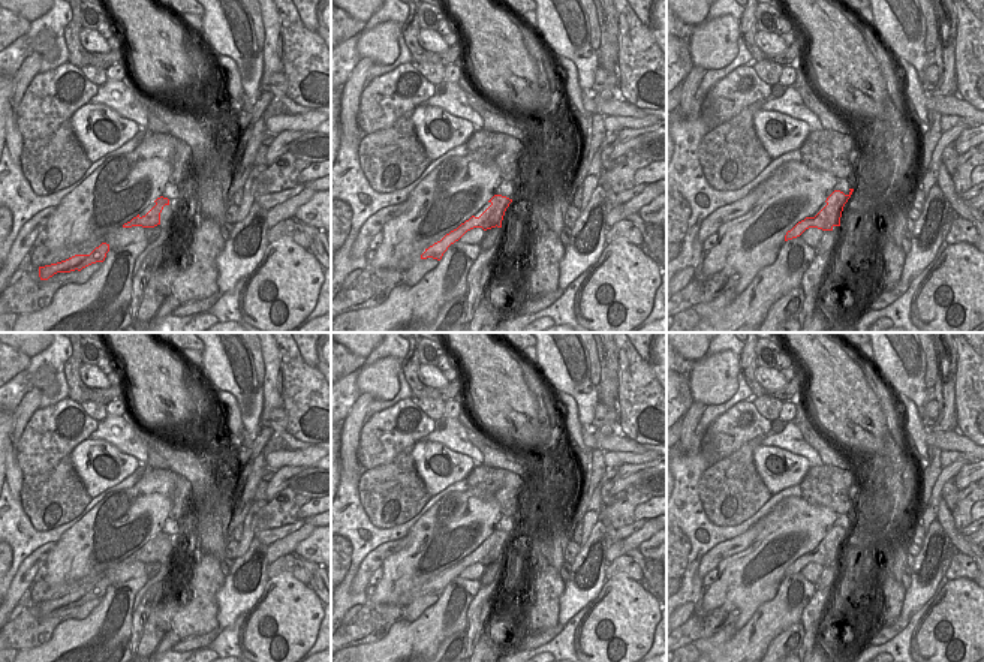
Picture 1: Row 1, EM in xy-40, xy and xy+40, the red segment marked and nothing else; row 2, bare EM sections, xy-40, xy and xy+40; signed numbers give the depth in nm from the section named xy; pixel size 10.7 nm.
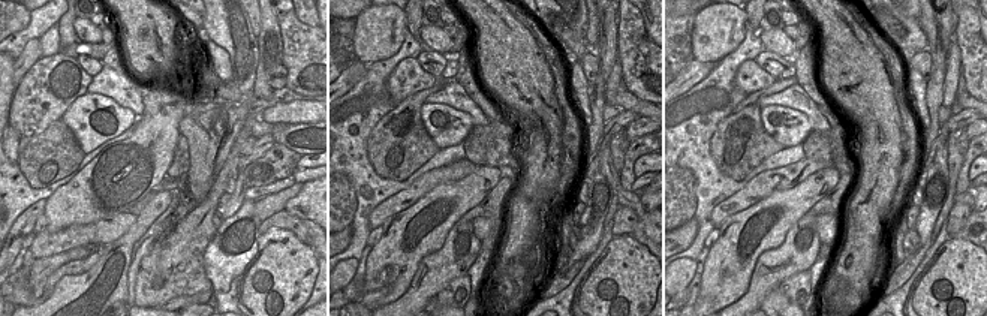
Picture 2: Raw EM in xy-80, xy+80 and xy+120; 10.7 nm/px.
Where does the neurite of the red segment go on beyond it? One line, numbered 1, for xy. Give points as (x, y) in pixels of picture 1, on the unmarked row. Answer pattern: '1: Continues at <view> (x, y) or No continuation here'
1: No continuation here.

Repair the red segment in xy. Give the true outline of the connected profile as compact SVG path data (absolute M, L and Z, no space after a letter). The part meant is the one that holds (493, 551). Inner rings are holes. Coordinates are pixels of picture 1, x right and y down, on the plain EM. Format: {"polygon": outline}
{"polygon": "M494 530L488 538L491 541L479 553L472 551L457 565L446 569L440 577L425 584L425 587L421 590L421 595L433 593L440 596L448 583L458 577L467 566L473 563L482 563L484 566L496 562L502 563L505 547L512 535L502 530Z"}

